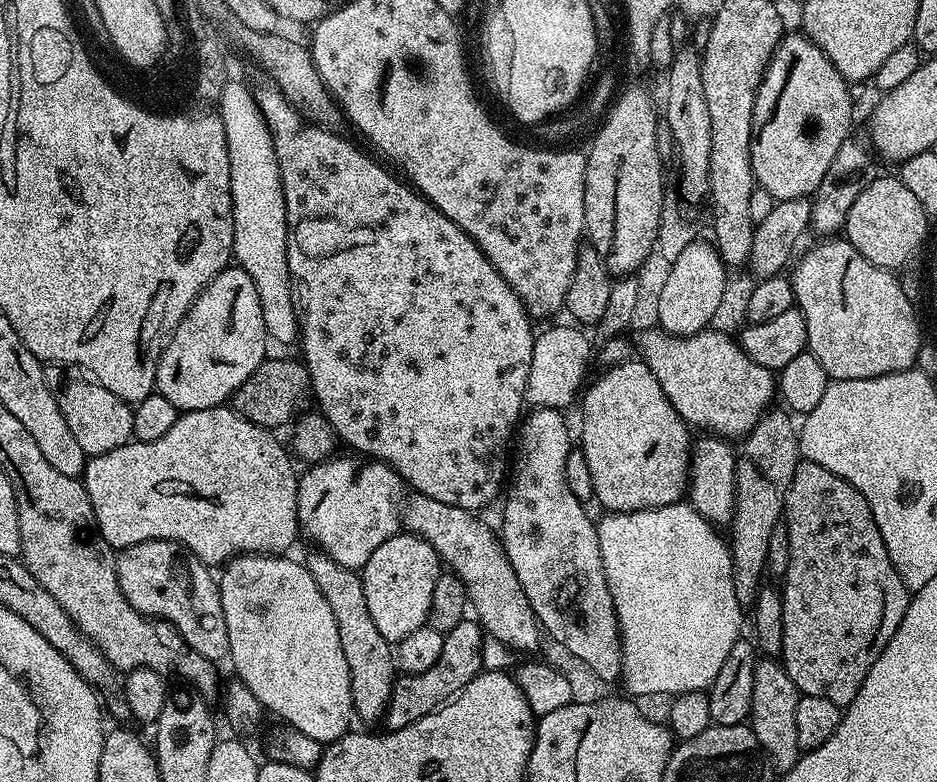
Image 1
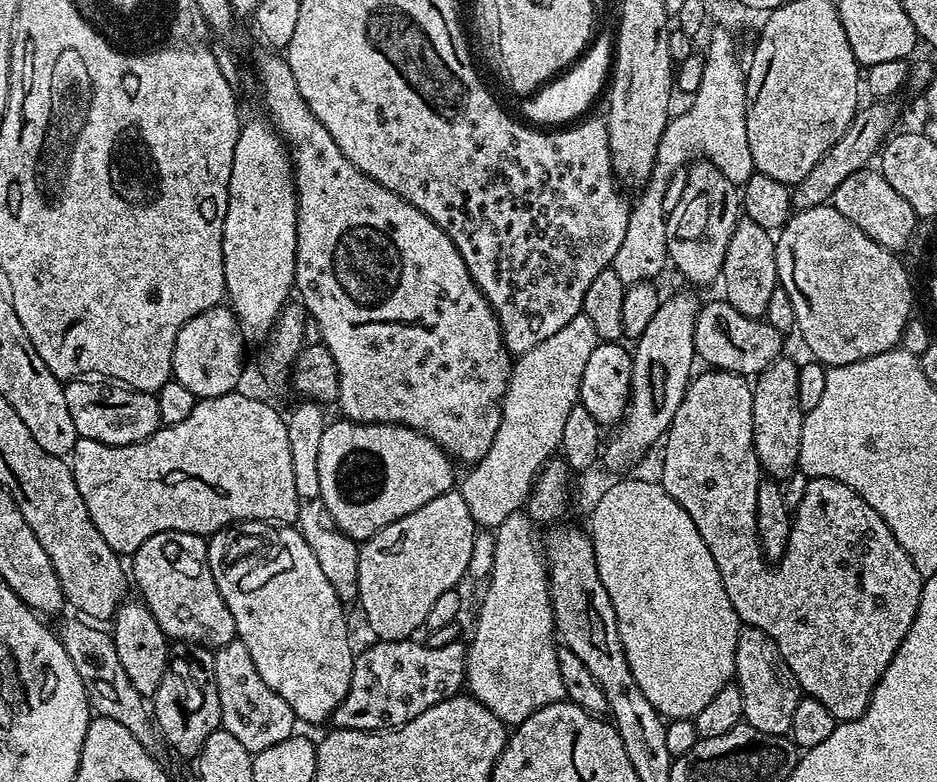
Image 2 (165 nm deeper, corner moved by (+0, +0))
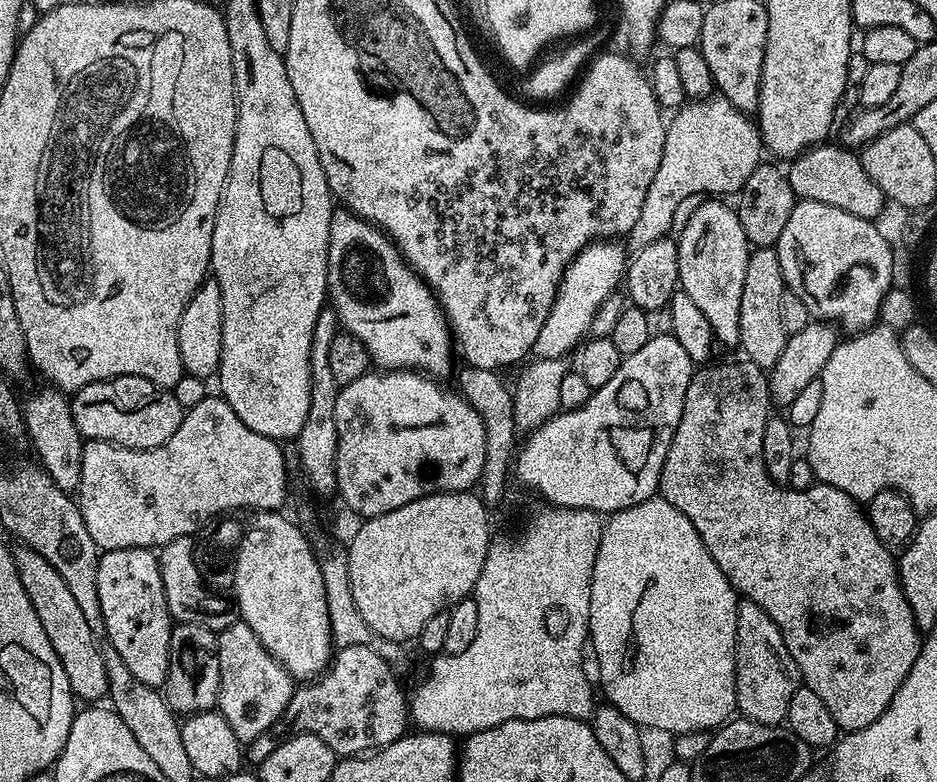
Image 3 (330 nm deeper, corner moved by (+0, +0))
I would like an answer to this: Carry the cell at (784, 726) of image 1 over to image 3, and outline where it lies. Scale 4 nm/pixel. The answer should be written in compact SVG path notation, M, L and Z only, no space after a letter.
M741 599L736 605L736 707L739 715L759 724L783 725L788 719L790 698L802 687L800 671L786 650L786 642L770 614L754 602Z

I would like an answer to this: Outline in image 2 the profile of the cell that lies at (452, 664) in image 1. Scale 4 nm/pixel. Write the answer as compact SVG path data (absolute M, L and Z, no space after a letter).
M419 639L372 642L365 652L357 651L352 661L350 690L333 711L331 723L346 730L379 732L401 728L430 706L461 695L468 675L468 649L460 640L446 646L419 644Z

